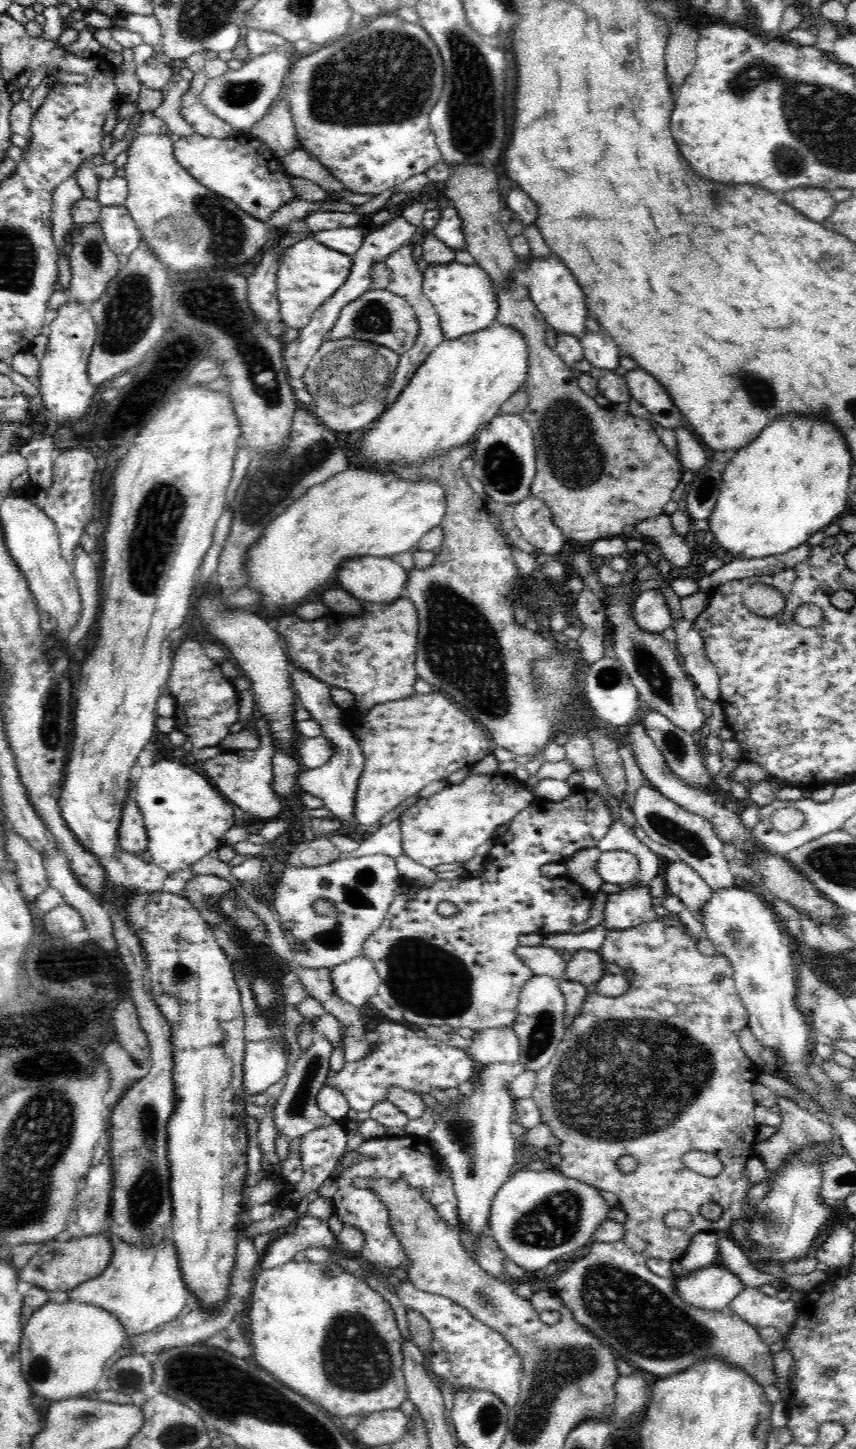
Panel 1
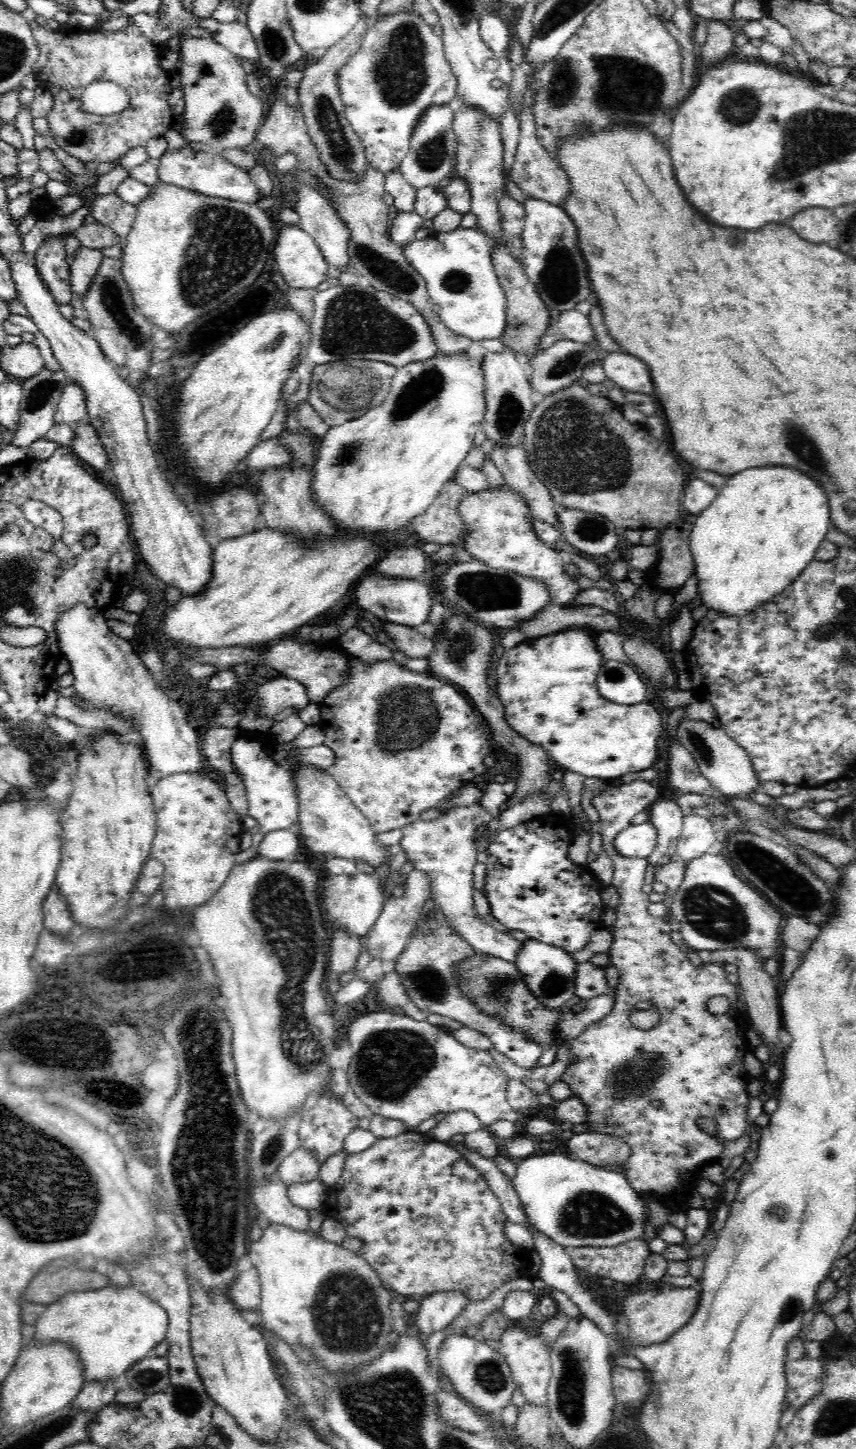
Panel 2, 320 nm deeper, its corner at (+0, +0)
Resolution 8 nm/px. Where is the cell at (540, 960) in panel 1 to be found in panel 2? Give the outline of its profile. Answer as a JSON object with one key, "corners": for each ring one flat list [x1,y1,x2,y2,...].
{"corners":[[480,803,454,807,445,815,433,821,416,820,402,828,400,841,402,850,407,853,406,860,413,863,414,869,430,875,431,899,440,906,445,922,458,932,474,950,504,959,510,963,517,960,521,942,509,933,496,930,477,915,474,906,474,885,472,868,476,862,476,842,480,839,480,828,493,820,490,813]]}

